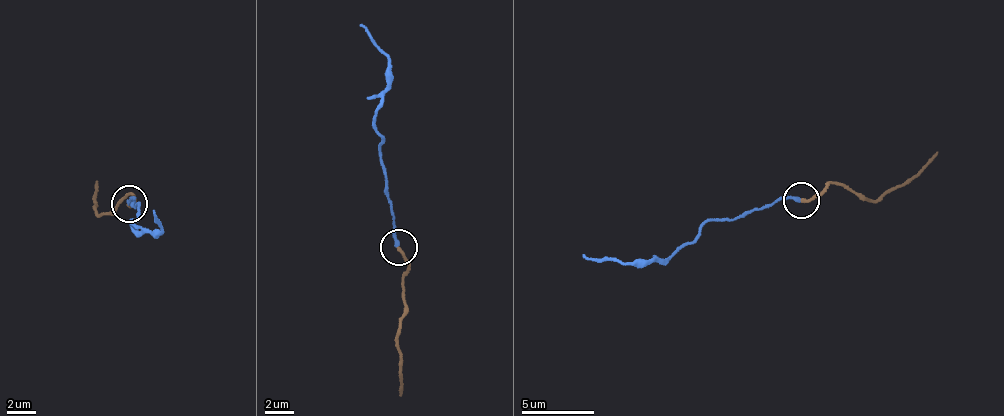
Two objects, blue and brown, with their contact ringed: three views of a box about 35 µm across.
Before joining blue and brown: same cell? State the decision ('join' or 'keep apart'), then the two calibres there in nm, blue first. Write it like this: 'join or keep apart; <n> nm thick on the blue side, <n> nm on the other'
join; 240 nm thick on the blue side, 220 nm on the other

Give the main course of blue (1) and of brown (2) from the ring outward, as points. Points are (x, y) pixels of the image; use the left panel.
1: (128, 204), (134, 196), (133, 208), (140, 203), (131, 223), (158, 233), (163, 230), (153, 210)
2: (128, 204), (130, 194), (98, 217), (92, 199), (99, 182)

